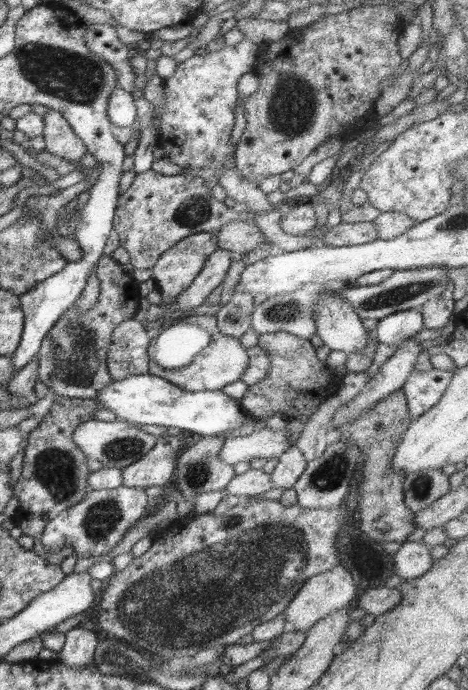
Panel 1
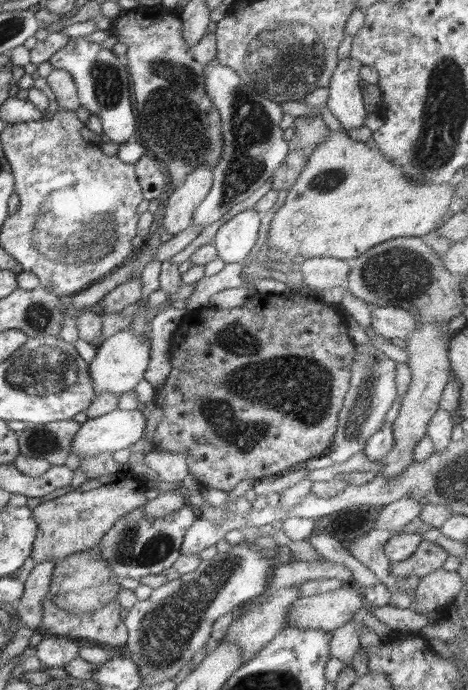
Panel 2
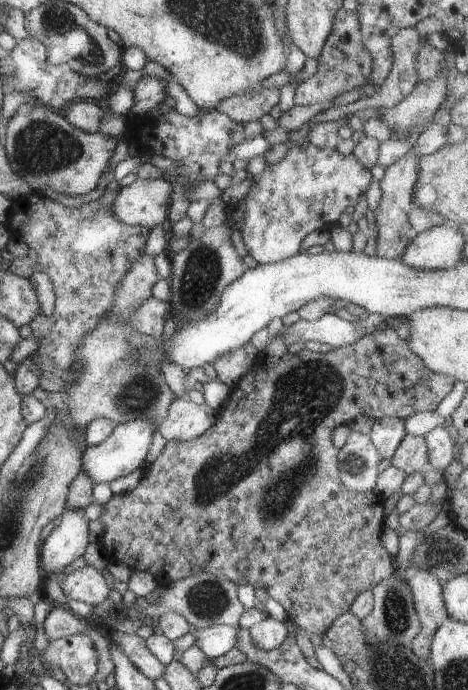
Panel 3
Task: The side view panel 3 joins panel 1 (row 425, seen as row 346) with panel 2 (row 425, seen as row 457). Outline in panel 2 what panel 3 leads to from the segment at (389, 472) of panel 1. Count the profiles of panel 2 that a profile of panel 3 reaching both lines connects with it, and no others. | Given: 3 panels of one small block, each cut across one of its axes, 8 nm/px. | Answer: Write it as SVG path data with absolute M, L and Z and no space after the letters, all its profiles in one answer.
M285 292L280 295L261 294L252 296L242 306L231 309L201 307L194 309L186 317L188 330L184 340L171 350L170 376L162 387L156 390L156 403L162 409L164 417L158 423L152 446L162 447L173 454L186 454L188 458L189 476L192 476L204 488L216 488L230 492L238 482L246 478L262 479L272 477L292 469L308 460L329 454L334 435L338 430L339 413L350 389L351 366L357 352L357 346L348 335L348 326L337 308L318 298L300 295L298 292Z

